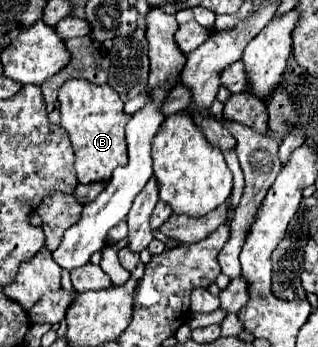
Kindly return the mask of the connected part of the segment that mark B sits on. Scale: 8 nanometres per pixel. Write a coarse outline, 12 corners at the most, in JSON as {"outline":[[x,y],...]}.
{"outline":[[67,80],[61,126],[79,184],[129,162],[131,116],[107,84]]}

